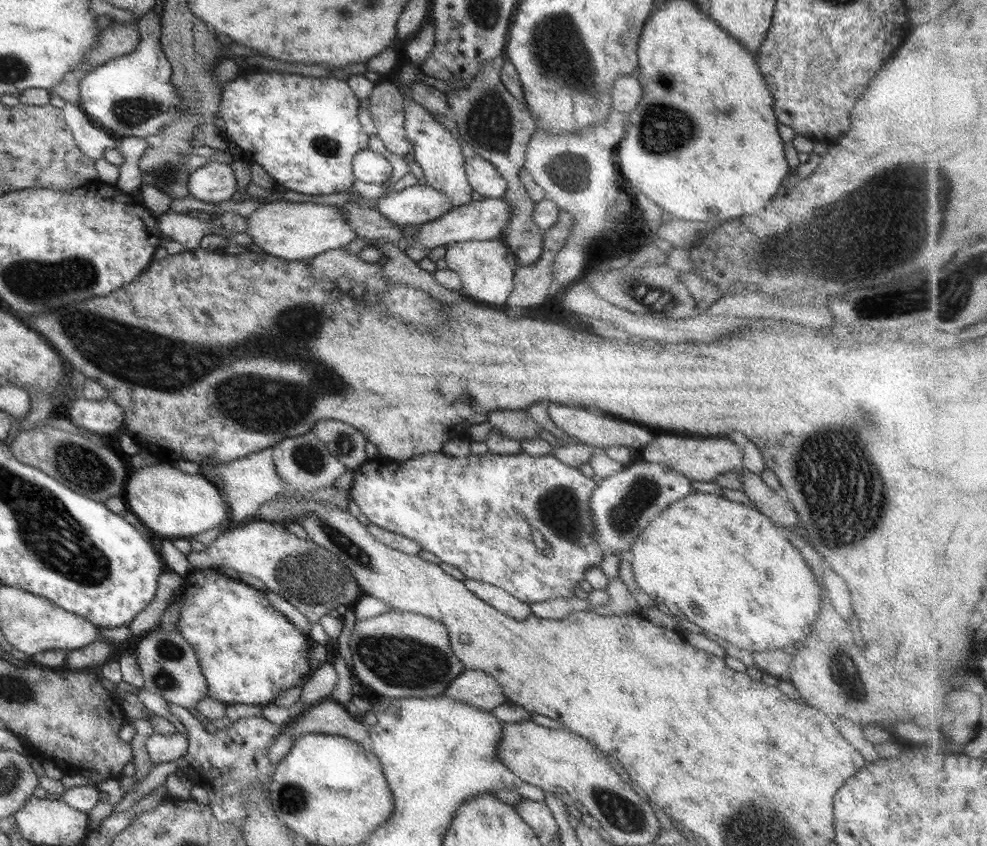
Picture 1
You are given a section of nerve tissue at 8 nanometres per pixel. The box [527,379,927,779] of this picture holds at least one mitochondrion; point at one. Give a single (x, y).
(841, 506)

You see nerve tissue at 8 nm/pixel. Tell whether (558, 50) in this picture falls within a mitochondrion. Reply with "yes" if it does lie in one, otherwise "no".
yes

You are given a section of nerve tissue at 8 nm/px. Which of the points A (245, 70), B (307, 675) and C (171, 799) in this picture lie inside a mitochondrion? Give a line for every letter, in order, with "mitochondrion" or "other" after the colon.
A: other
B: other
C: other

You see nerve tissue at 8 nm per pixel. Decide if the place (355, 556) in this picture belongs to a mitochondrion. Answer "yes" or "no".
yes

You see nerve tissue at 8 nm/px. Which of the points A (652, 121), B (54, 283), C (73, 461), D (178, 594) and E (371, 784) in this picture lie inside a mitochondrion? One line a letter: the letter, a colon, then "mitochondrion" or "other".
A: mitochondrion
B: mitochondrion
C: mitochondrion
D: other
E: other

